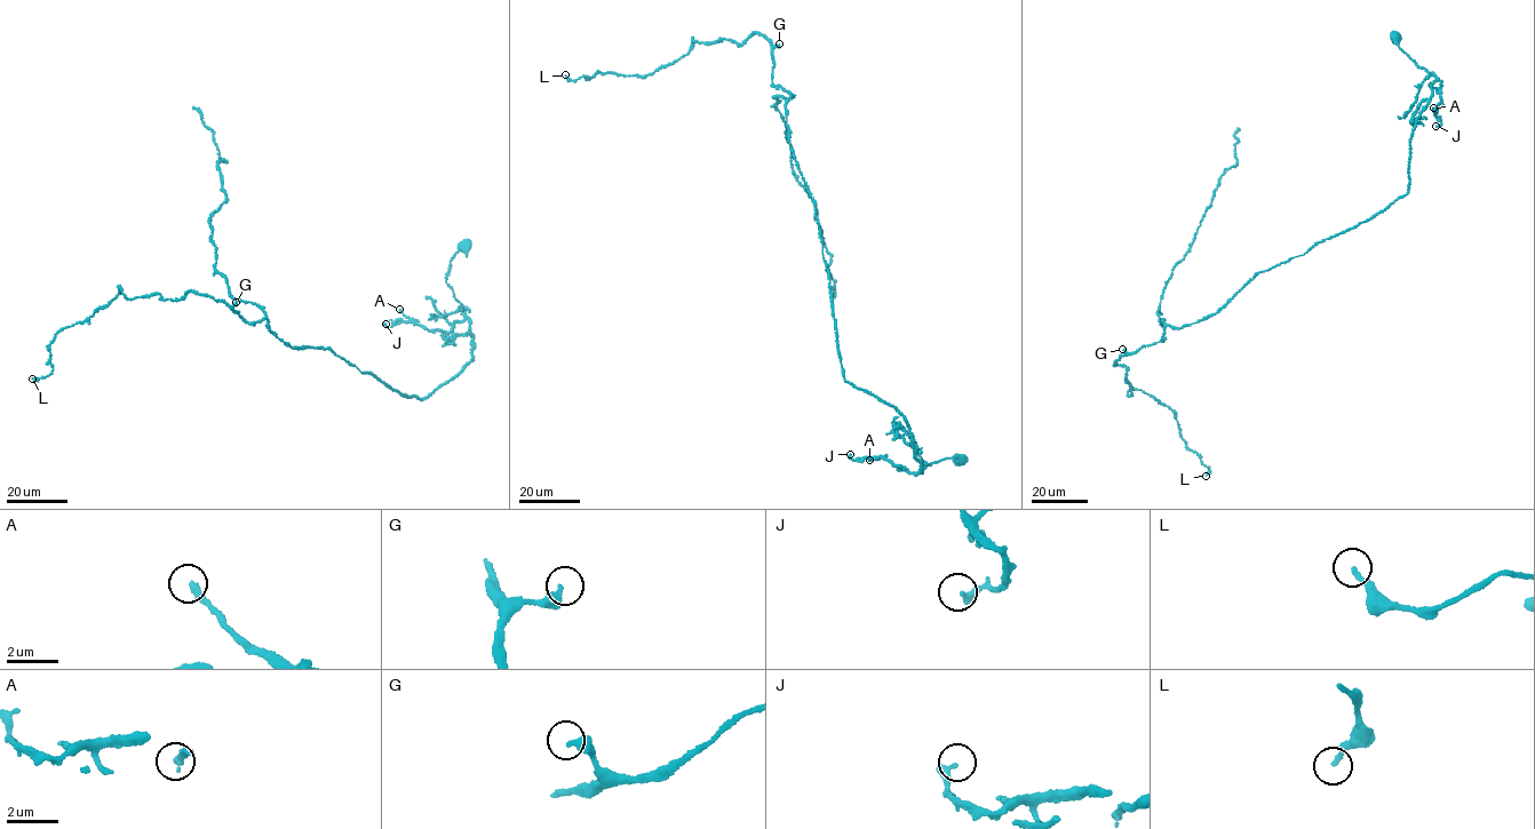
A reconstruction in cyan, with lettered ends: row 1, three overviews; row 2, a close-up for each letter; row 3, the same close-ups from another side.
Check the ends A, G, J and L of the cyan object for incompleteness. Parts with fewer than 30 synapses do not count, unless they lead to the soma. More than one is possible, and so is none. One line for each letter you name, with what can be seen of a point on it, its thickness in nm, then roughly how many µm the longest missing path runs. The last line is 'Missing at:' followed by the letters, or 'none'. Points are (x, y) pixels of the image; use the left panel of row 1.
Missing at: none

